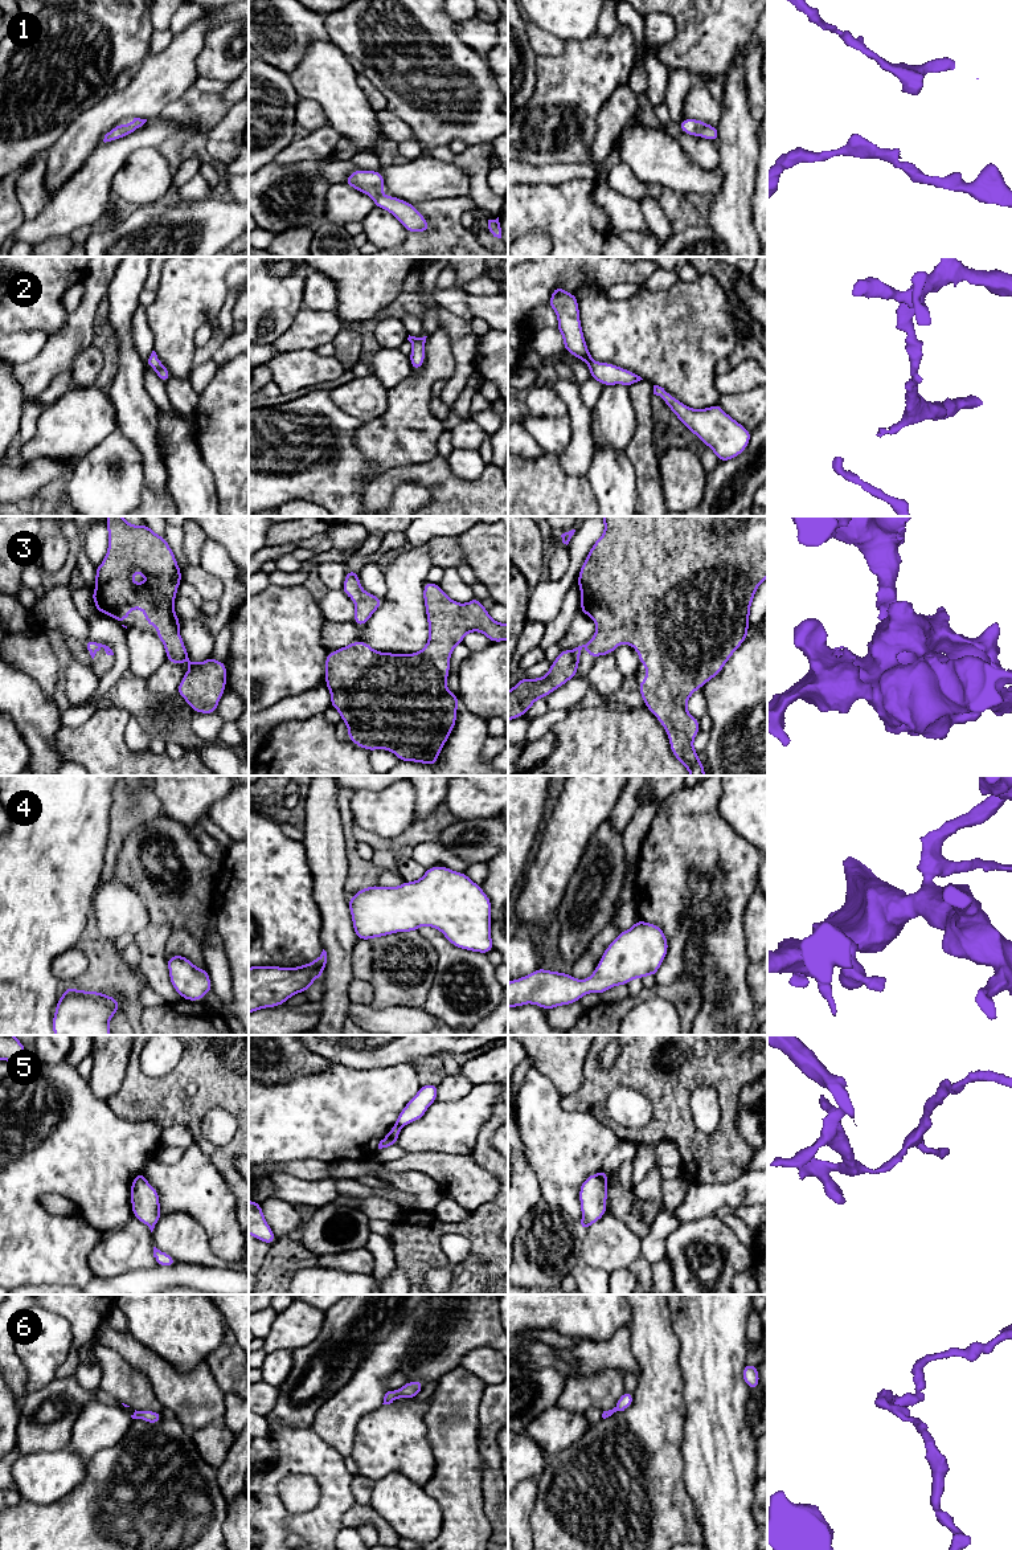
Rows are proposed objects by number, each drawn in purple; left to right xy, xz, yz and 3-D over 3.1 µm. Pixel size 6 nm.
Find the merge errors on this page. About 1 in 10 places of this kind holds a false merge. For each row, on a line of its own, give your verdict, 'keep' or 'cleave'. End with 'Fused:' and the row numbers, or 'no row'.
1: keep
2: keep
3: keep
4: keep
5: cleave
6: keep
Fused: 5

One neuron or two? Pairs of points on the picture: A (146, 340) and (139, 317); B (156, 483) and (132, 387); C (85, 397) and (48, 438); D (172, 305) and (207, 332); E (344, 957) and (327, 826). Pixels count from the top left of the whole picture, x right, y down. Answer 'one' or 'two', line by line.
A: one
B: one
C: one
D: two
E: one

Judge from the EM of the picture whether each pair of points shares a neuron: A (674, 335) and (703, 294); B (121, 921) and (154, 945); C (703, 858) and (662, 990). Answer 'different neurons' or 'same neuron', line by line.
A: same neuron
B: different neurons
C: different neurons

